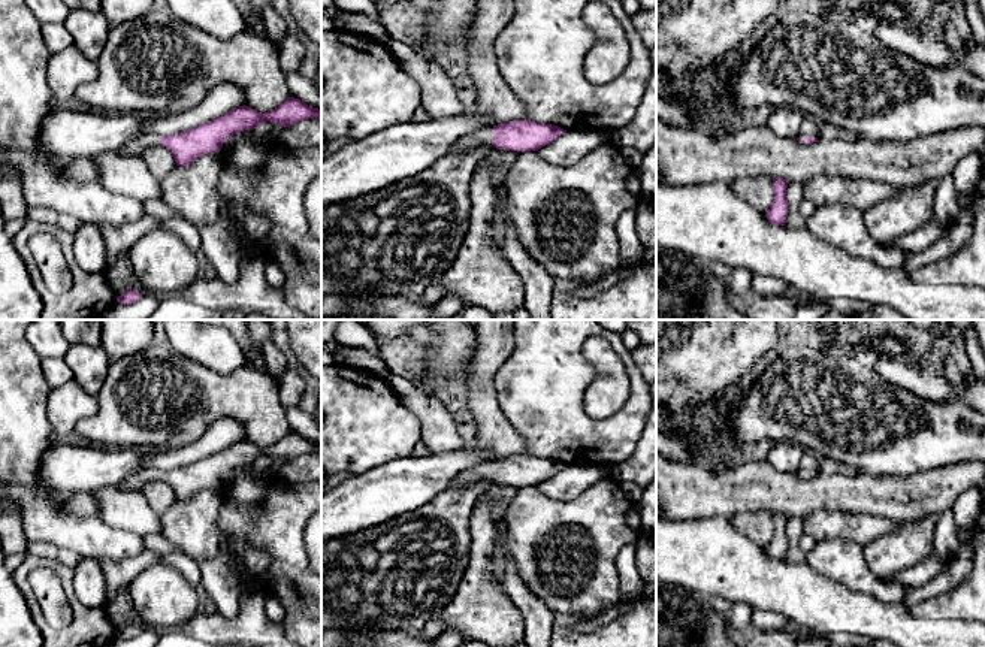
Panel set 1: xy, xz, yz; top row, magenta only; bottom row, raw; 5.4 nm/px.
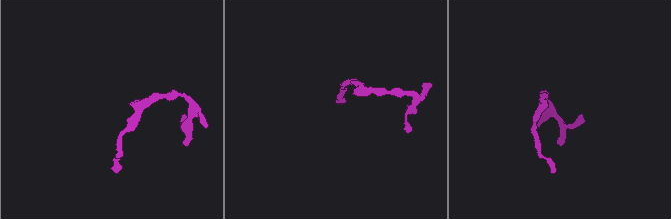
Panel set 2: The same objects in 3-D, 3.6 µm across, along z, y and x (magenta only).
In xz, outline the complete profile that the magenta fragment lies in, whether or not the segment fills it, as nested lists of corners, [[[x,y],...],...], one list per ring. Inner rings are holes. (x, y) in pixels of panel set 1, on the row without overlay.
[[[517,454],[465,469],[451,480],[450,487],[466,487],[487,477],[504,486],[531,487],[553,478],[563,466],[566,465],[558,460]]]

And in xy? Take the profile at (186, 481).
[[[288,432],[278,442],[268,448],[260,448],[244,439],[209,457],[172,471],[139,471],[138,474],[124,478],[117,487],[126,490],[141,490],[146,481],[160,478],[172,487],[176,501],[188,502],[197,492],[203,489],[212,486],[220,487],[223,478],[239,466],[259,463],[259,460],[266,456],[282,462],[290,462],[306,453],[315,453],[321,456],[321,444],[308,441],[294,432]]]

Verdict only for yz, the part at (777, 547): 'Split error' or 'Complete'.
Complete

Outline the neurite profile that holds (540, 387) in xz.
[[[516,320],[513,339],[514,348],[496,372],[495,386],[499,406],[525,438],[528,454],[563,465],[604,466],[628,460],[637,448],[653,405],[650,384],[640,374],[622,336],[604,329],[596,320]],[[592,336],[610,342],[629,378],[625,405],[601,420],[584,409],[584,391],[596,378],[596,371],[583,356],[583,345]]]

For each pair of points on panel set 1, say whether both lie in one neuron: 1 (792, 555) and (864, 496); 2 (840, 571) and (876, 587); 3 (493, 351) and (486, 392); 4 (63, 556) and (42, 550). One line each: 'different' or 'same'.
1: different
2: same
3: same
4: same

